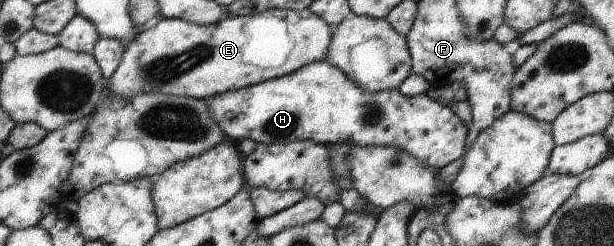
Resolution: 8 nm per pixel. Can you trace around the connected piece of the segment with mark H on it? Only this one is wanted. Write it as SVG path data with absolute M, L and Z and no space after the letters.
M317 61L310 65L305 65L302 69L294 71L292 75L284 75L278 79L271 79L254 85L254 87L244 87L244 89L238 89L238 91L228 91L228 93L222 93L222 95L216 95L216 97L210 97L206 100L208 103L208 109L212 111L214 121L218 123L218 127L222 129L222 133L230 139L234 139L236 143L240 143L242 139L250 139L255 144L260 145L272 145L272 144L289 144L298 140L310 140L317 144L325 146L336 145L336 143L348 143L353 146L378 146L378 147L396 147L396 149L402 149L406 153L410 153L414 159L418 159L418 163L430 167L432 171L439 171L442 167L460 159L464 153L466 153L466 135L468 135L468 129L459 115L456 115L452 111L451 107L446 107L438 101L430 99L426 94L420 94L416 96L404 96L398 90L380 91L378 93L368 93L364 89L360 89L358 85L354 85L338 67L334 67L331 63Z

